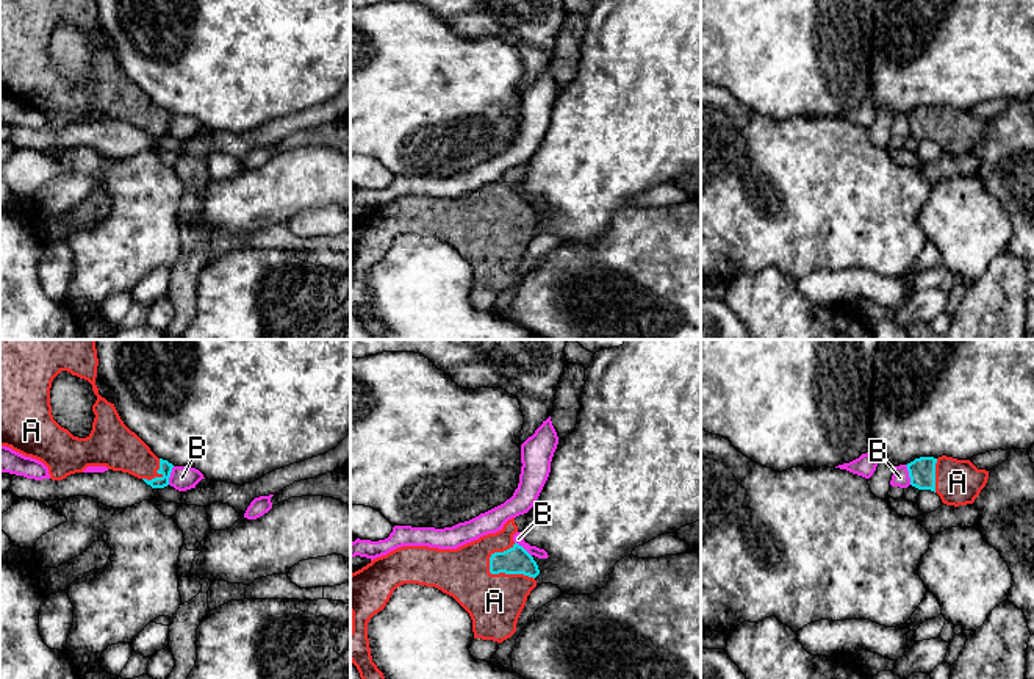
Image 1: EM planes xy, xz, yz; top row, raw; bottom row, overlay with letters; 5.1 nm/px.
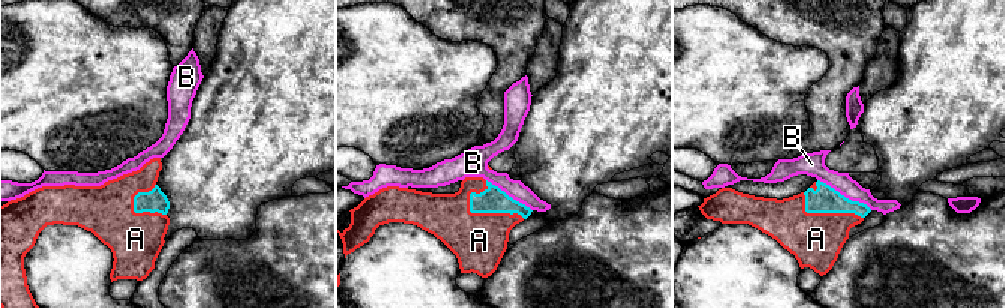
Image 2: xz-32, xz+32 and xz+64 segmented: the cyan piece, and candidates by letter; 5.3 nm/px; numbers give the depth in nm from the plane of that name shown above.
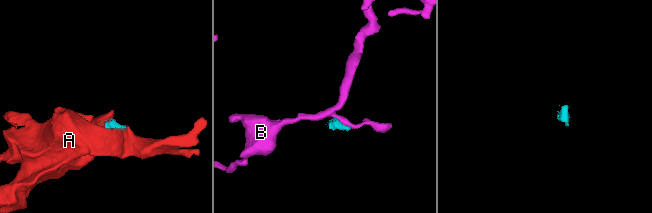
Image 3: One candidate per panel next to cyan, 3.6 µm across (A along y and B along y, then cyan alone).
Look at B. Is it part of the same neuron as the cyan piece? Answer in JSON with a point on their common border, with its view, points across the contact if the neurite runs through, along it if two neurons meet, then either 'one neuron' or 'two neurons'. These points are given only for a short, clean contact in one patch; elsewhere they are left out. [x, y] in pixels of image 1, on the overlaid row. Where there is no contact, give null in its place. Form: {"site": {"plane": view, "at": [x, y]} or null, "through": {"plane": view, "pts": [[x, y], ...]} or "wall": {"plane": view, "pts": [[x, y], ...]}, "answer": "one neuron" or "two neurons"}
{"site": {"plane": "yz", "at": [909, 474]}, "wall": {"plane": "yz", "pts": [[904, 465], [911, 484]]}, "answer": "two neurons"}

